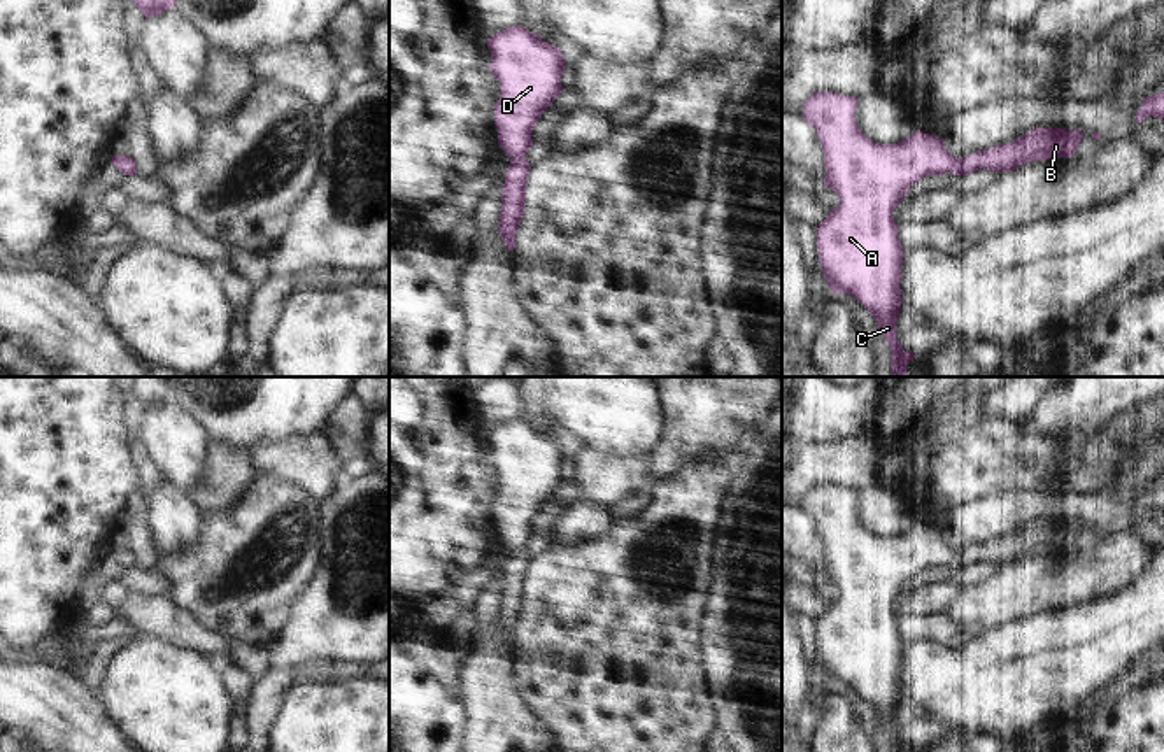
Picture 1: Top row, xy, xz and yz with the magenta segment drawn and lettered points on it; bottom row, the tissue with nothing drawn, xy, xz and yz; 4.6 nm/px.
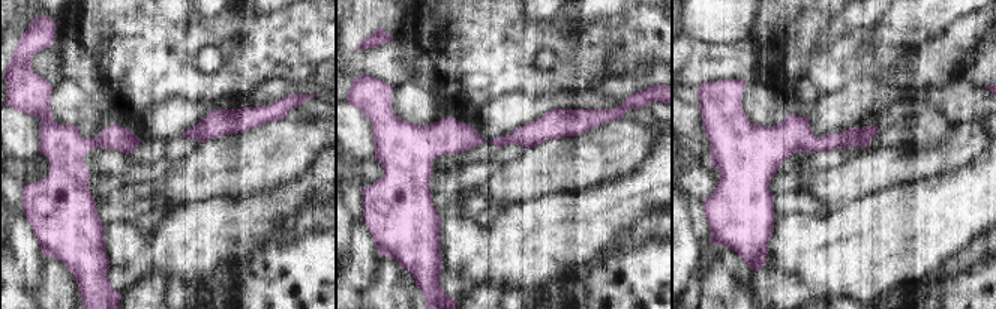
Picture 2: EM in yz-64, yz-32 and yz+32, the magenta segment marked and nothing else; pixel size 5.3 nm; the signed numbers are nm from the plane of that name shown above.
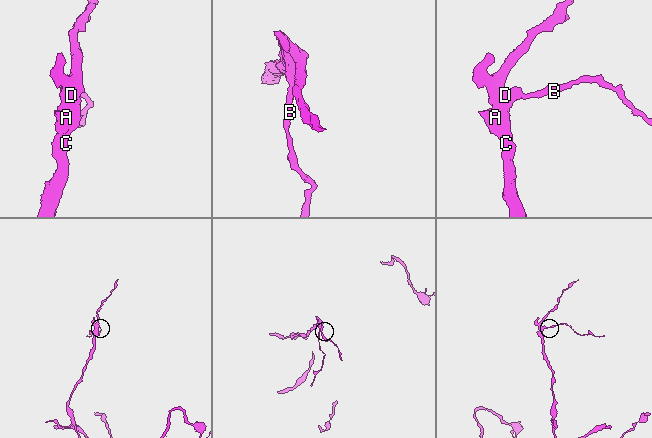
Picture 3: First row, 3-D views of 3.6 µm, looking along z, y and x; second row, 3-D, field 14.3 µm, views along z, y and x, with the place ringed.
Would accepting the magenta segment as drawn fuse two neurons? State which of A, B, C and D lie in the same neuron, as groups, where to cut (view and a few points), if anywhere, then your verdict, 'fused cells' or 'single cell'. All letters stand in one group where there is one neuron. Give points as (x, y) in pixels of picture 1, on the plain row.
groups A B C D; cut none; single cell

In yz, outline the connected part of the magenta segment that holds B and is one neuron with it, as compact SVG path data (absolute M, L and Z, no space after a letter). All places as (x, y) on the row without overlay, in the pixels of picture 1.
M833 484L813 486L803 496L803 512L815 522L824 543L824 578L838 587L840 598L815 621L822 668L833 687L852 687L877 713L891 752L913 752L896 731L896 715L901 701L901 657L905 645L898 631L892 603L924 568L969 568L982 561L1011 564L1029 554L1071 550L1083 531L1082 522L1036 519L1011 536L997 536L964 550L947 545L943 531L924 524L912 526L898 536L875 536L855 517L859 491Z

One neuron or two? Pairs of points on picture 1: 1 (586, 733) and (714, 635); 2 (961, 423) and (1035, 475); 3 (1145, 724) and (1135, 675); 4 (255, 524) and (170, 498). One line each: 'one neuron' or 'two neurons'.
1: two neurons
2: one neuron
3: two neurons
4: two neurons

